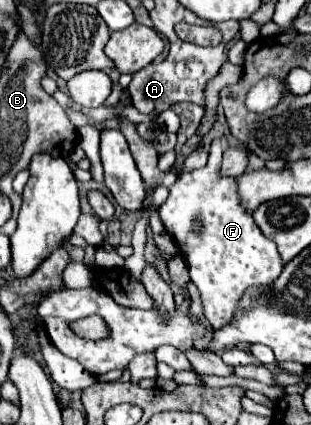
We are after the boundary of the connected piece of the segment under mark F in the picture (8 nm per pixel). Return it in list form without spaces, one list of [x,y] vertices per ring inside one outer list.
[[[216,138],[210,148],[208,164],[182,174],[158,212],[164,230],[180,246],[190,278],[200,292],[204,316],[214,328],[222,328],[230,322],[246,288],[254,284],[270,286],[284,268],[276,244],[260,232],[252,214],[242,204],[236,178],[220,174],[222,152],[220,140]]]

